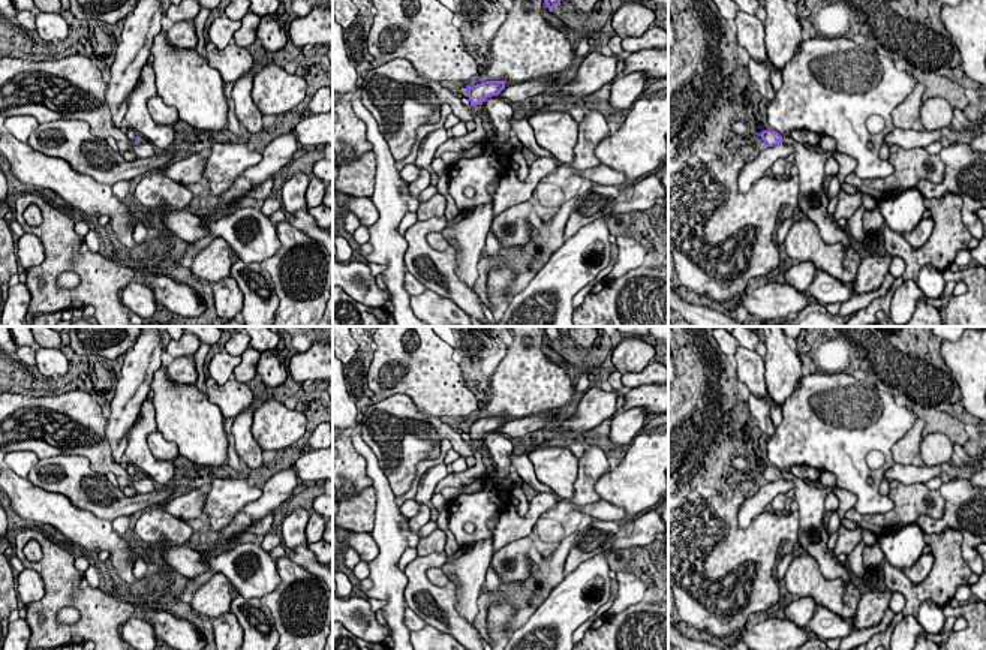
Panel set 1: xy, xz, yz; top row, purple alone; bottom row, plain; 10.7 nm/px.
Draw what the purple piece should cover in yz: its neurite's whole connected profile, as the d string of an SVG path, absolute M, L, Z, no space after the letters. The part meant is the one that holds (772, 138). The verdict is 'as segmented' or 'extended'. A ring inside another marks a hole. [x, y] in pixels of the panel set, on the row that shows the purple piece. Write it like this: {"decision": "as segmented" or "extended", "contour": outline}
{"decision": "extended", "contour": "M763 130L760 136L767 147L782 142L793 147L794 163L800 178L800 193L796 210L805 213L806 219L817 225L820 237L827 244L841 243L845 249L851 246L851 238L847 229L842 229L827 211L829 199L823 189L826 162L835 151L827 151L826 154L809 151L802 142L794 141L790 135L781 136L773 130Z"}

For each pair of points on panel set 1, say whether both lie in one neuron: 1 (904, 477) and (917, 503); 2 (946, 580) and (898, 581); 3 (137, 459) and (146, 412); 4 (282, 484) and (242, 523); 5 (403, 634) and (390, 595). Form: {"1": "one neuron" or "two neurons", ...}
{"1": "two neurons", "2": "one neuron", "3": "one neuron", "4": "one neuron", "5": "one neuron"}

